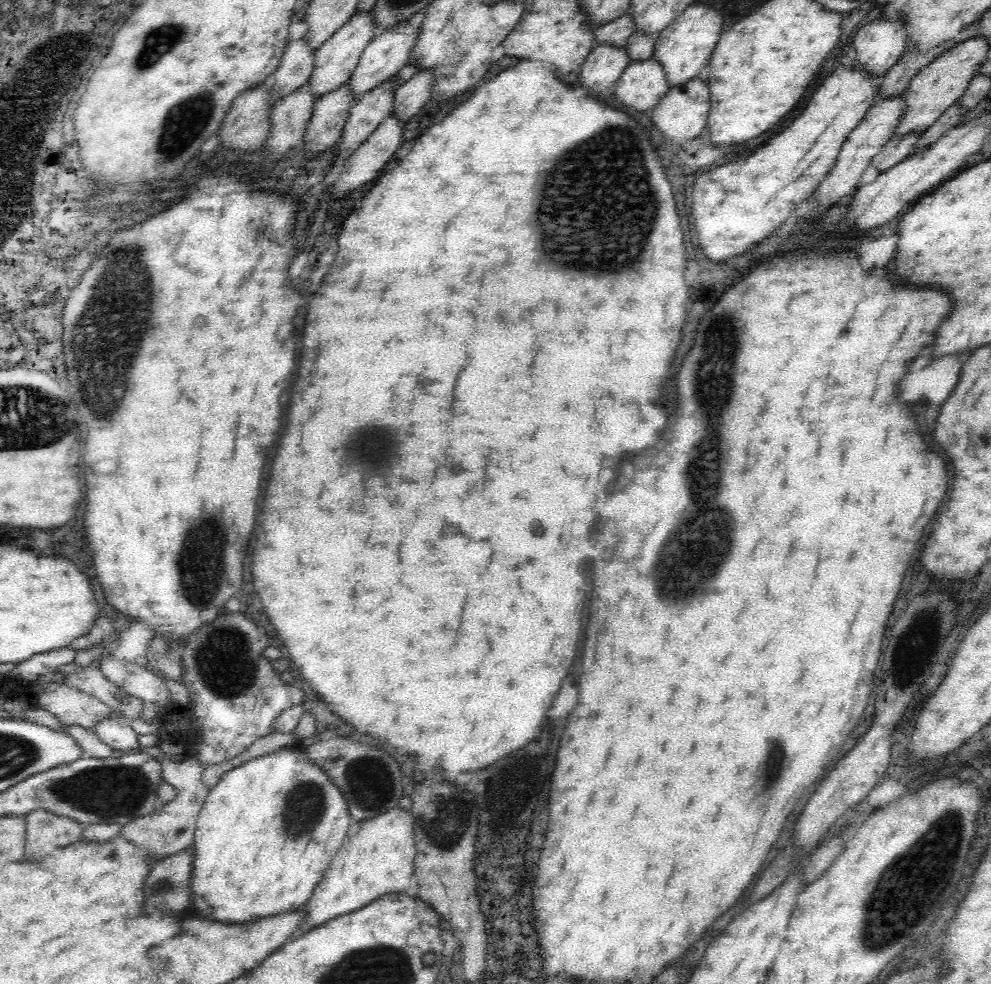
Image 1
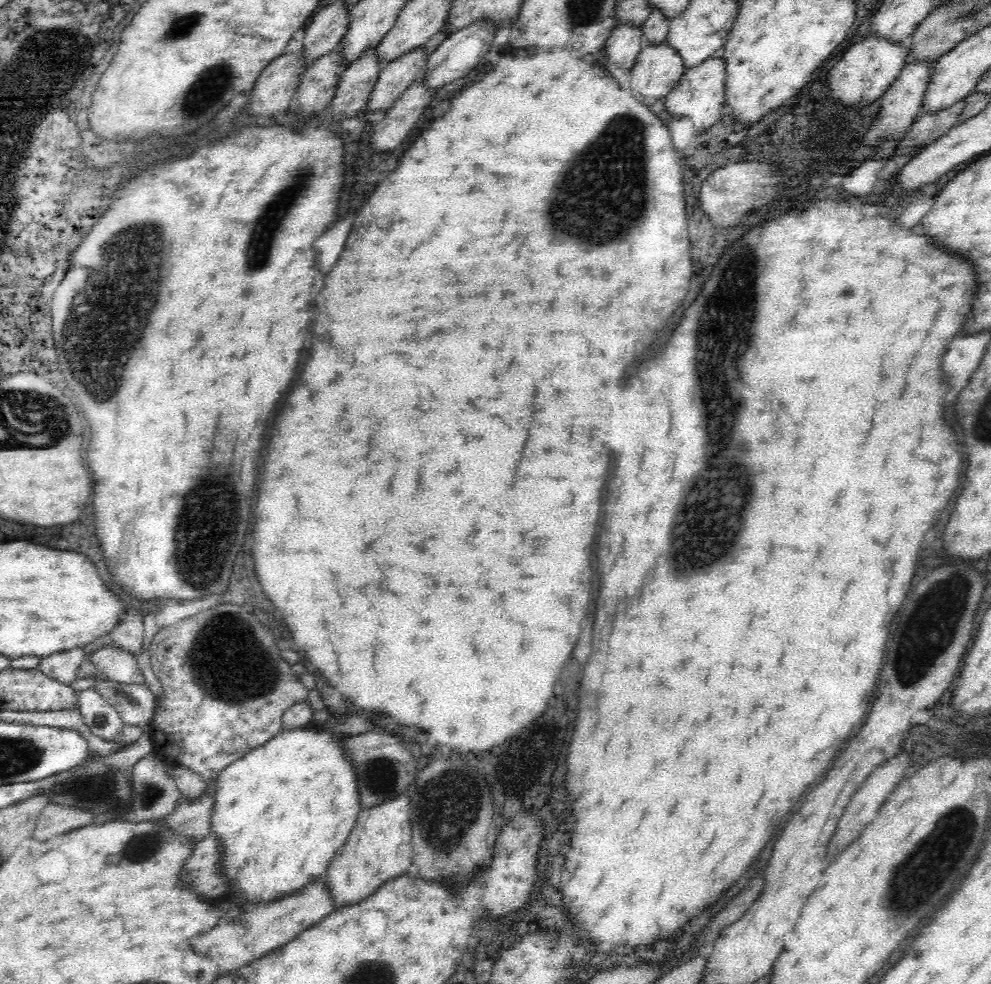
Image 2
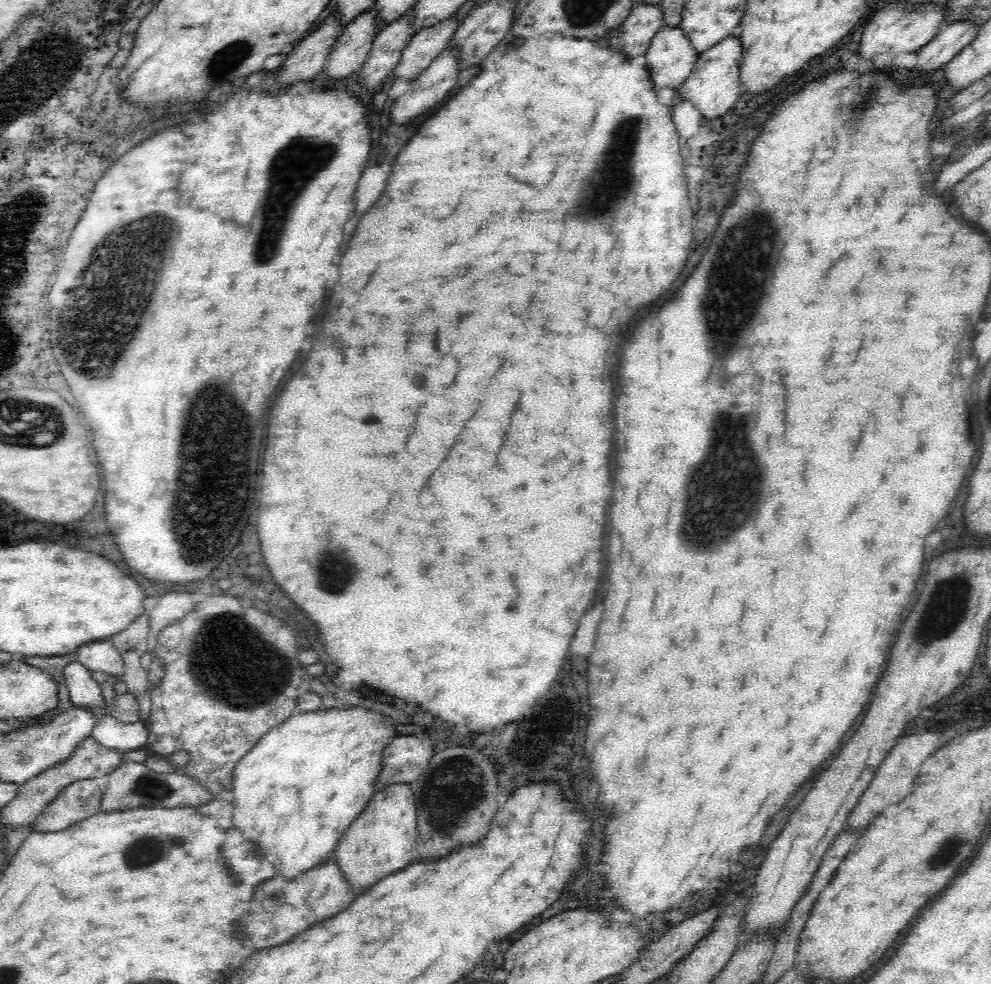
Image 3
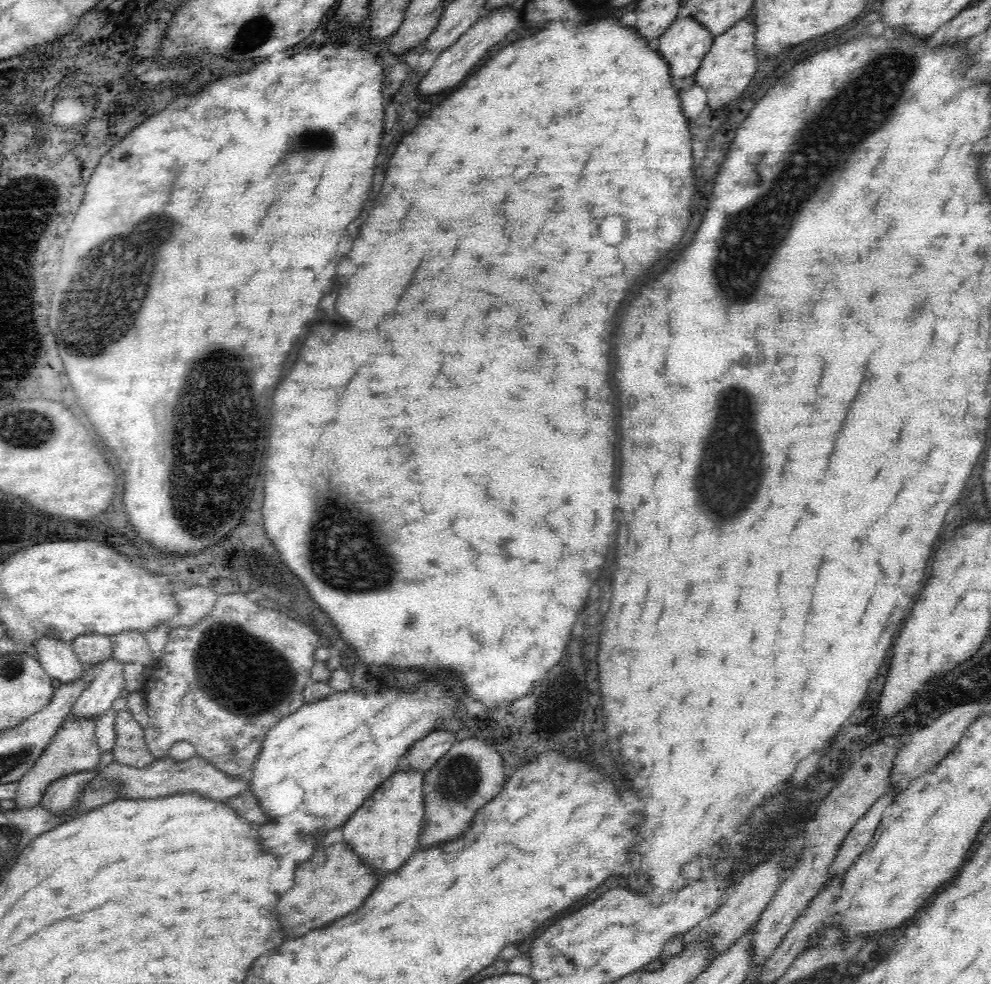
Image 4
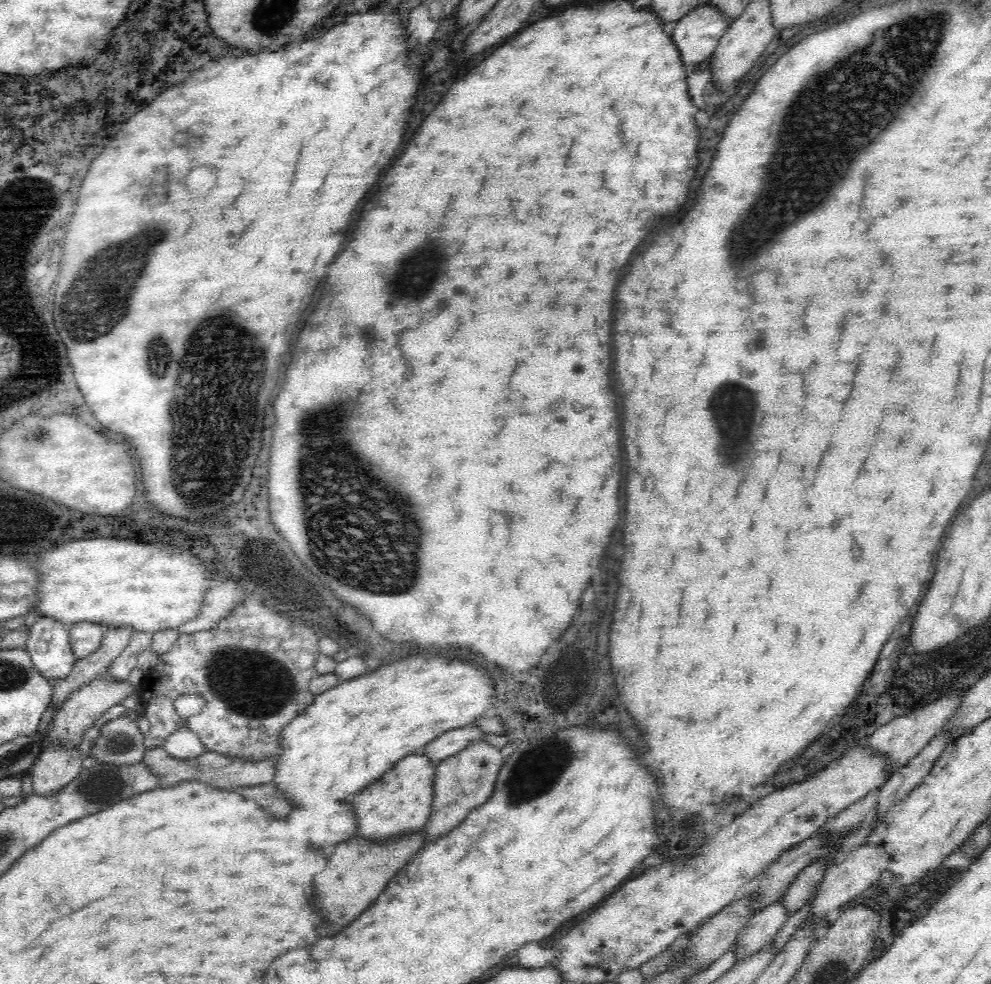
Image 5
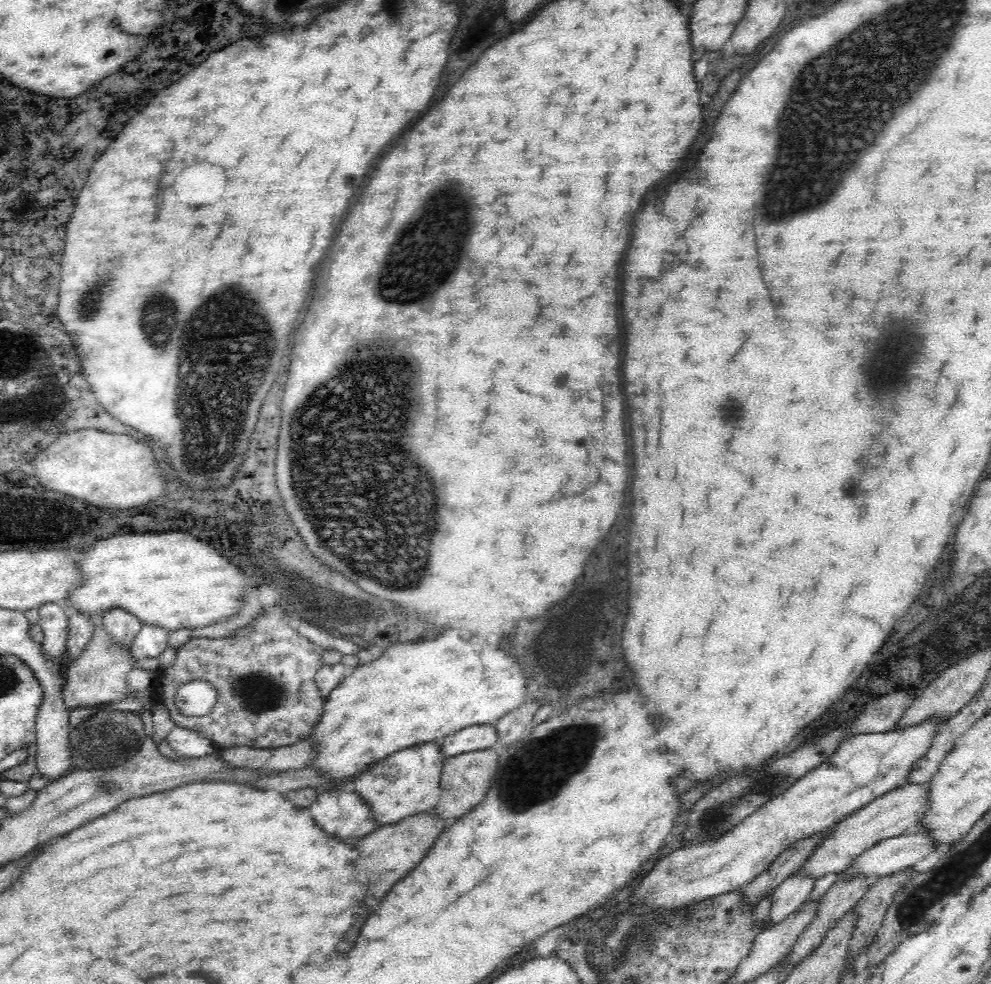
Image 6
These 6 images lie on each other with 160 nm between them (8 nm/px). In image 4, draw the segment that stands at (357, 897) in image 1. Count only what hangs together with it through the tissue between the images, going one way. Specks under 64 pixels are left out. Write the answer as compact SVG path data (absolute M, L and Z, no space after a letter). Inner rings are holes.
M399 769L344 822L340 836L355 854L364 858L366 866L396 870L416 850L425 815L423 776L424 772L418 770Z

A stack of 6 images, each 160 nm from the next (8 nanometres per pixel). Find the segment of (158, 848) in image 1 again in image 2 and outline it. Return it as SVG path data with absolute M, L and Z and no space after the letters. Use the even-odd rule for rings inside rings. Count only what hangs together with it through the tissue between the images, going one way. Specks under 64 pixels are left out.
M203 793L196 798L184 798L163 818L163 823L178 834L185 834L200 842L211 832L212 795Z

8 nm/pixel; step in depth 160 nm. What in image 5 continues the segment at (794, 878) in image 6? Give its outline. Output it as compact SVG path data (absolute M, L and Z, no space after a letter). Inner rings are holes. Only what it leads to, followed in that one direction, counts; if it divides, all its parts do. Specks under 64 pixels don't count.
M783 897L754 913L737 936L740 946L738 960L744 960L758 948L772 943L786 918L788 914L783 905Z

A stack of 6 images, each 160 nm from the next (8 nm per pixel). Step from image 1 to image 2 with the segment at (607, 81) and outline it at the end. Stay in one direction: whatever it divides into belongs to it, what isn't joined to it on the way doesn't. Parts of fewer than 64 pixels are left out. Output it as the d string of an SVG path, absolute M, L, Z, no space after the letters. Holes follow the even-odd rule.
M619 23L605 43L610 62L622 68L632 68L644 45L644 24Z

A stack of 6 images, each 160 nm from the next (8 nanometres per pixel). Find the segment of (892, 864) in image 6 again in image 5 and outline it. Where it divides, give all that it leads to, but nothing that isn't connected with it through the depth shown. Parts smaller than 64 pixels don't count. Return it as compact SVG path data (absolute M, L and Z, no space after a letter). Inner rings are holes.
M883 843L876 845L864 845L859 847L852 856L847 857L843 862L832 865L824 873L819 891L815 894L815 899L811 904L810 915L813 918L824 918L828 914L838 913L840 906L844 906L848 900L864 892L879 877L879 874L889 865L891 854Z

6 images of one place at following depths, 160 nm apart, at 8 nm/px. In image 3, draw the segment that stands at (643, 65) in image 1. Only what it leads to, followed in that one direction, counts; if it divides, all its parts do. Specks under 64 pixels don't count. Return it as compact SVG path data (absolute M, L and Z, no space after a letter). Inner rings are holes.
M663 26L648 47L647 68L653 88L678 90L697 65L700 52L695 52L681 26Z

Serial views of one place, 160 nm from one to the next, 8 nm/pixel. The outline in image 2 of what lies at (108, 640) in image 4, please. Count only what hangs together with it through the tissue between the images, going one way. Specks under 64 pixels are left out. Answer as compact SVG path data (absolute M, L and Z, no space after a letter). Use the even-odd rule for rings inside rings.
M114 645L97 648L87 657L99 670L99 674L103 674L111 681L120 684L142 684L144 682L142 671L136 663L136 656Z

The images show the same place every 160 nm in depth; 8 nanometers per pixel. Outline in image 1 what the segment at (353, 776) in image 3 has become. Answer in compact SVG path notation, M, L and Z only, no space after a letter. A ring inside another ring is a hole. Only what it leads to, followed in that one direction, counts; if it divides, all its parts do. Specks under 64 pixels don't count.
M276 748L228 772L210 790L193 834L194 914L220 922L251 922L298 910L312 896L348 832L350 812L340 790L305 756L305 750Z

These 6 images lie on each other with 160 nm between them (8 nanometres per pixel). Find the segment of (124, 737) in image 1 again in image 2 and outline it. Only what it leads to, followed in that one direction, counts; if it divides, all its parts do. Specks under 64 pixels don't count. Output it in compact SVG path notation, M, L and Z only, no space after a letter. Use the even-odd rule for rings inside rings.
M94 688L77 692L77 707L92 734L107 740L116 740L123 722L116 709L104 700Z

